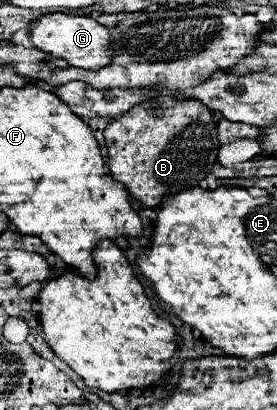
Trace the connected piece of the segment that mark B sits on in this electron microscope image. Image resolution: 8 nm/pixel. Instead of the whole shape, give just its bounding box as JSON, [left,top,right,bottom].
[104,98,220,208]

